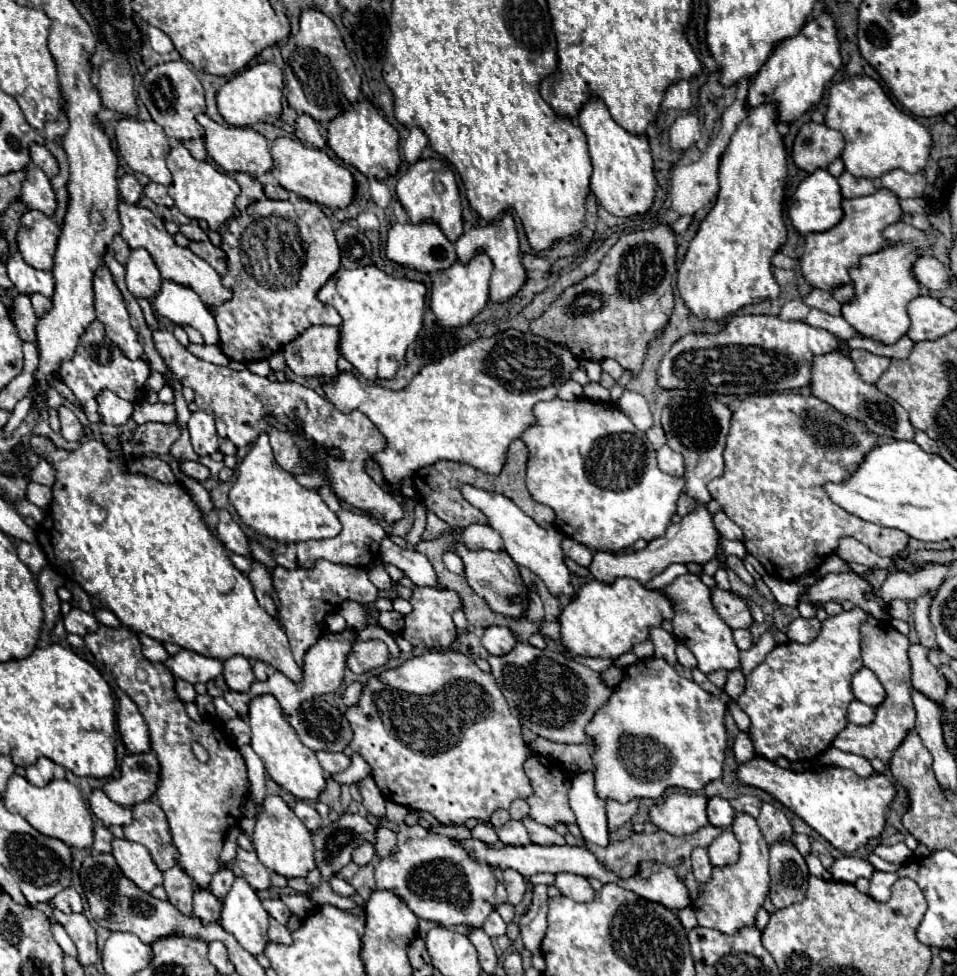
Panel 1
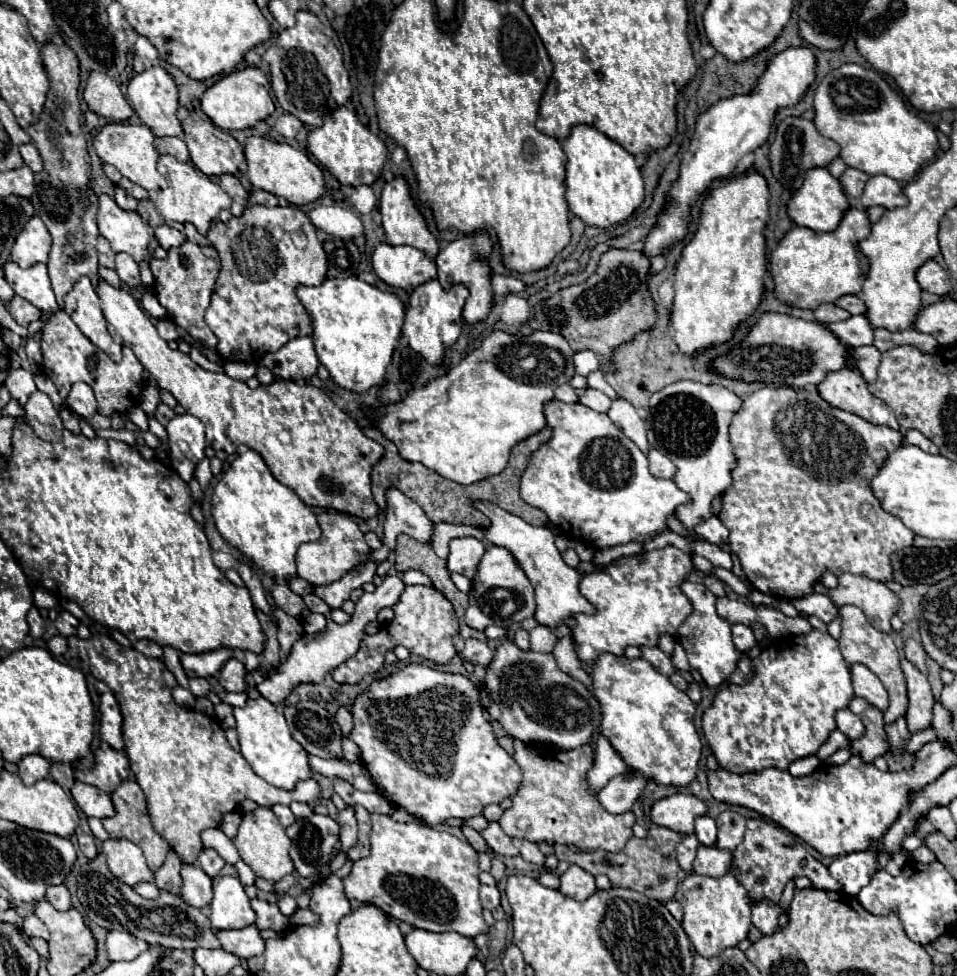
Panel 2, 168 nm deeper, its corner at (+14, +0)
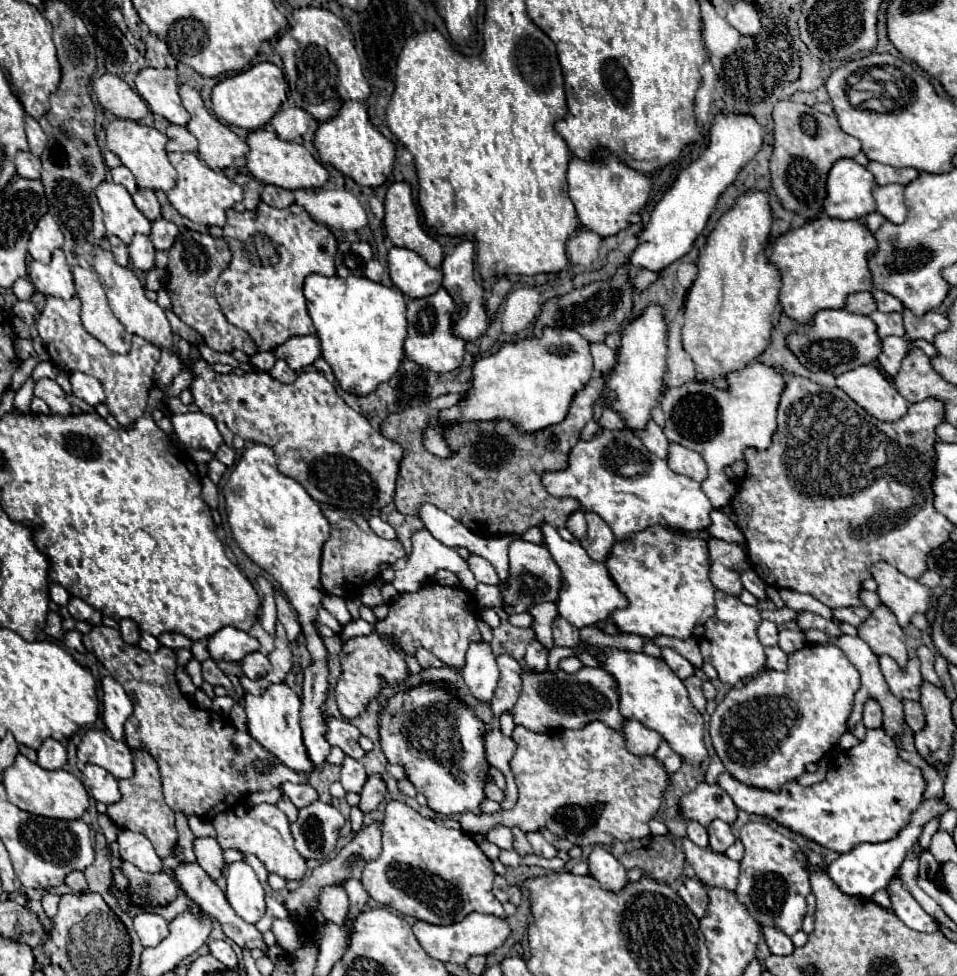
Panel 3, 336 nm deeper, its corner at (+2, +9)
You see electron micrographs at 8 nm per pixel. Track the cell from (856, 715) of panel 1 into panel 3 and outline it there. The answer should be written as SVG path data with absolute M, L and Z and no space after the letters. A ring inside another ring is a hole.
M867 699L863 709L863 725L869 729L875 729L875 727L881 727L881 723L883 723L881 705L875 699Z

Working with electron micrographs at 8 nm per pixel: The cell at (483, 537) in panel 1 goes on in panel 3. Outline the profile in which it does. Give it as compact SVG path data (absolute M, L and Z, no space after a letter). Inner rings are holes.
M471 555L469 561L467 561L467 565L469 565L469 569L473 571L473 575L475 575L475 579L477 579L479 583L485 583L485 585L499 585L499 577L497 577L493 565L491 565L489 561L485 561L483 557Z

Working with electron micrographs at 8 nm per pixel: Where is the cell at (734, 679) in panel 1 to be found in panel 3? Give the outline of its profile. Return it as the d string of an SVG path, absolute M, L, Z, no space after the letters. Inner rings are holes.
M767 647L767 669L785 671L787 669L787 653L783 653L779 647Z

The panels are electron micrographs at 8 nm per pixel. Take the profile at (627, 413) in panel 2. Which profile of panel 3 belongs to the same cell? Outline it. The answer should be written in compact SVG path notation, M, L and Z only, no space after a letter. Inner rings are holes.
M649 421L649 425L643 429L643 431L637 431L639 433L639 439L645 443L645 447L661 457L661 459L667 459L667 447L669 447L669 441L663 433L663 429L655 423L655 421Z

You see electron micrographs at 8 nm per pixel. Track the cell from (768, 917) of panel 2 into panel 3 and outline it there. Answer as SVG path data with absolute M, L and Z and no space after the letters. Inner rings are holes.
M765 927L763 937L765 937L765 943L773 955L791 955L795 949L791 939L773 927Z

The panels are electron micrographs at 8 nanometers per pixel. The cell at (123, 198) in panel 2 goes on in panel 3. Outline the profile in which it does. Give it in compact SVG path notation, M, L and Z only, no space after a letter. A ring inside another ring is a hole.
M139 189L135 195L133 195L133 201L137 205L137 209L149 219L149 221L155 221L161 217L161 207L159 207L159 201L155 197L153 191L143 191Z

